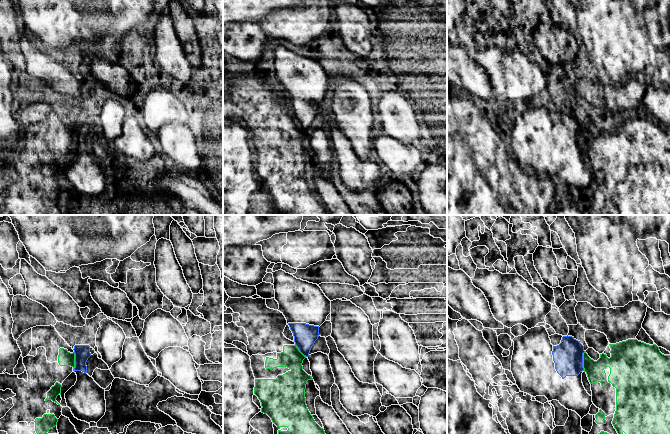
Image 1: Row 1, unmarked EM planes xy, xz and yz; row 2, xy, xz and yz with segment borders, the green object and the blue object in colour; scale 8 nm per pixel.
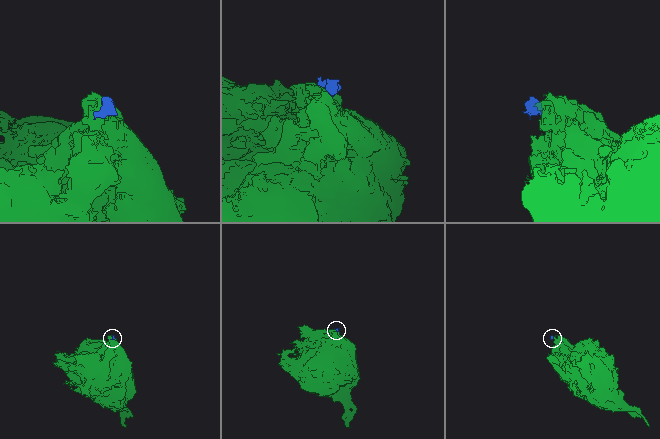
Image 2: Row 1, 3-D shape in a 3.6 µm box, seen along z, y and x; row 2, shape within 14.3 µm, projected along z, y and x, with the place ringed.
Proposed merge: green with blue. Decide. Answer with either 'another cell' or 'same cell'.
another cell

